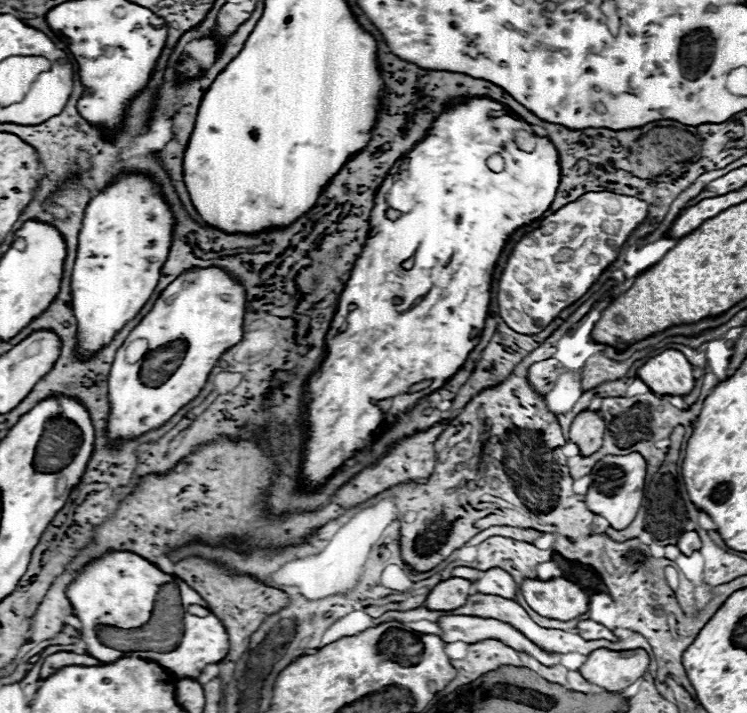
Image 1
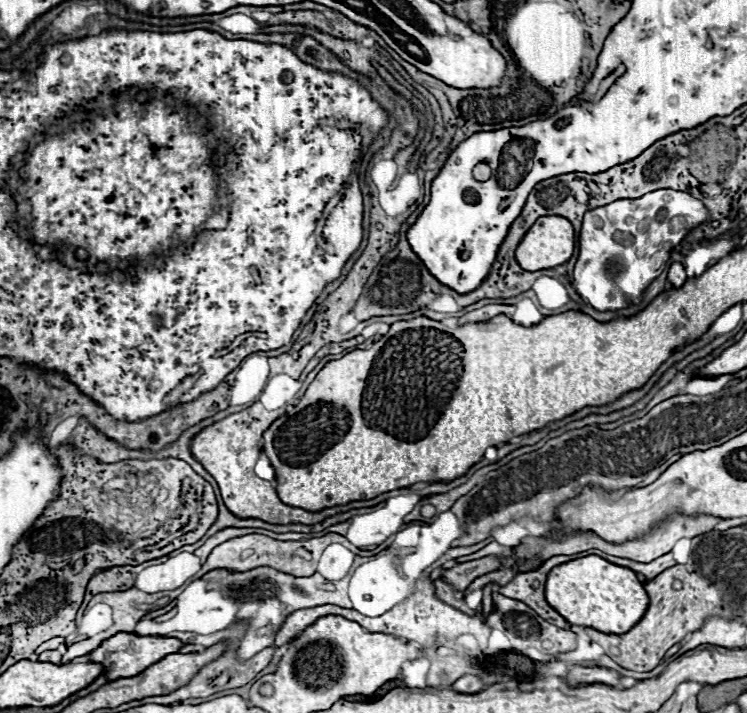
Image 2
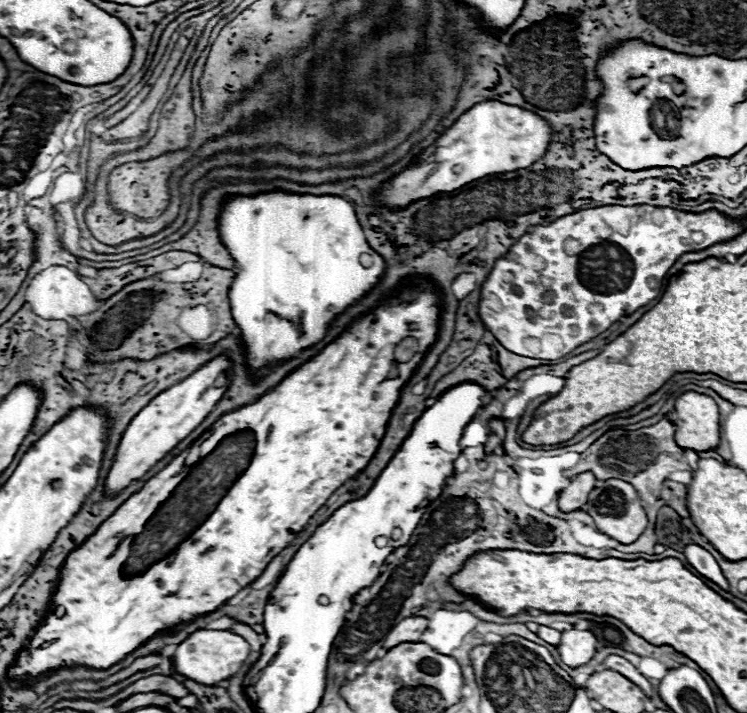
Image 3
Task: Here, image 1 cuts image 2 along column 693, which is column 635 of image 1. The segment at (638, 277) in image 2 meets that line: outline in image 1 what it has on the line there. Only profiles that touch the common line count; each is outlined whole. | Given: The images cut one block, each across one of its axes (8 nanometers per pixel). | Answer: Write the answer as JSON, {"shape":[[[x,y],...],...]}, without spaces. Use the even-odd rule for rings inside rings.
{"shape":[[[588,192],[544,218],[536,230],[516,242],[498,280],[500,318],[522,334],[542,332],[564,308],[580,300],[600,274],[616,262],[628,236],[648,216],[648,204],[636,196]]]}

